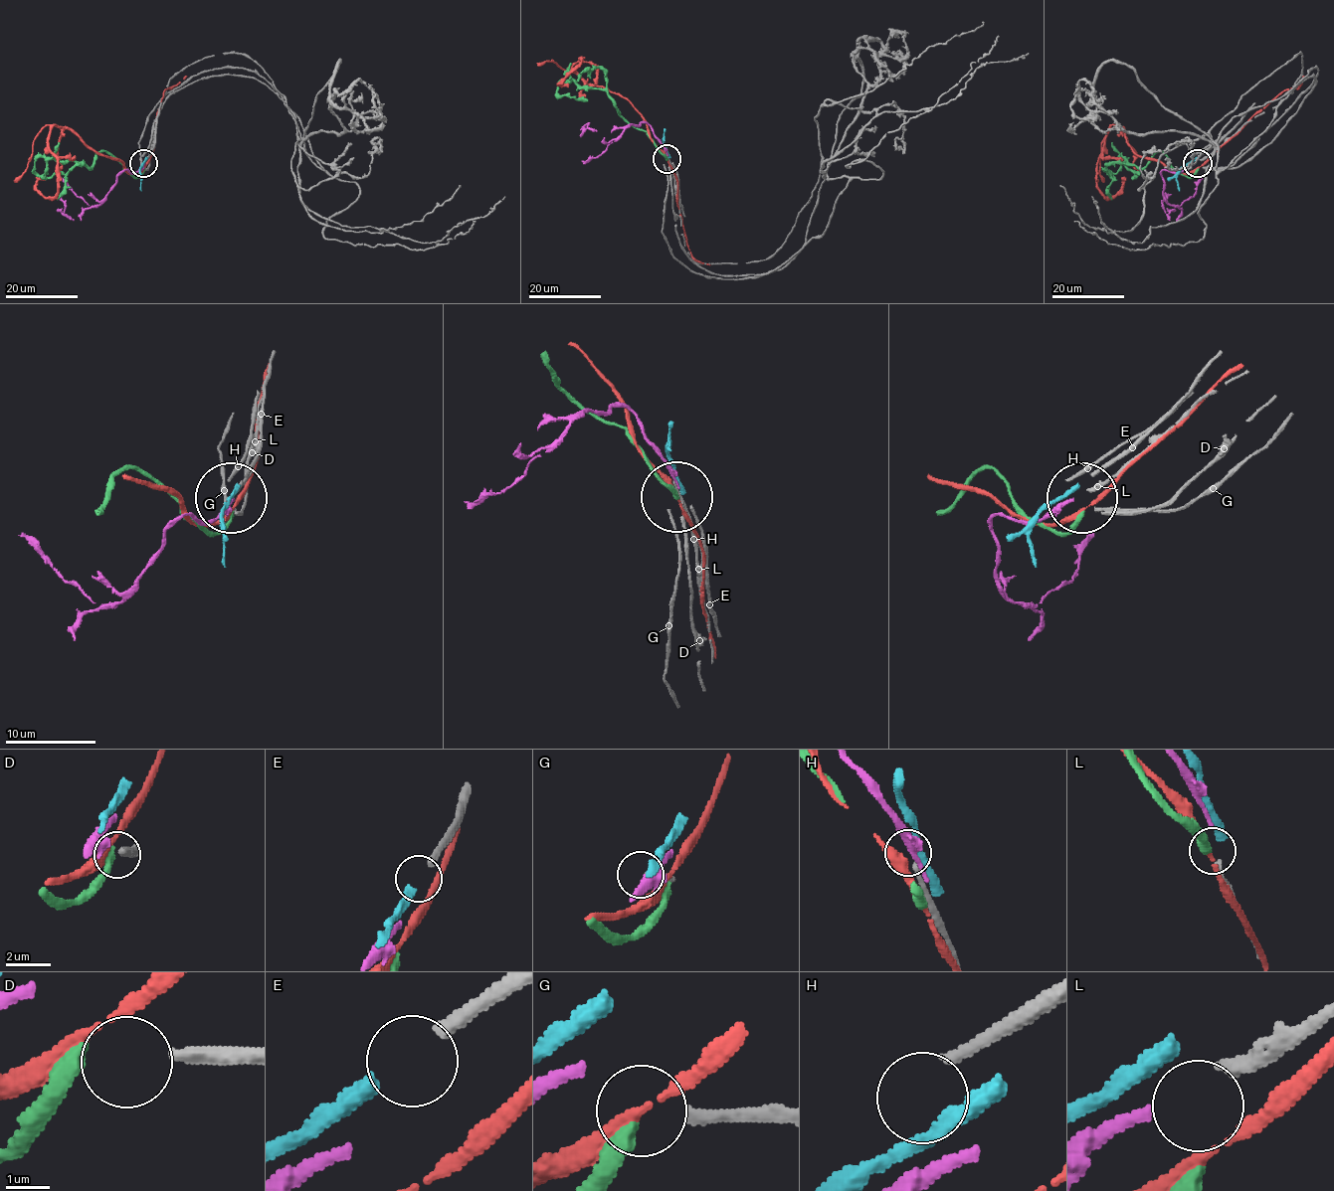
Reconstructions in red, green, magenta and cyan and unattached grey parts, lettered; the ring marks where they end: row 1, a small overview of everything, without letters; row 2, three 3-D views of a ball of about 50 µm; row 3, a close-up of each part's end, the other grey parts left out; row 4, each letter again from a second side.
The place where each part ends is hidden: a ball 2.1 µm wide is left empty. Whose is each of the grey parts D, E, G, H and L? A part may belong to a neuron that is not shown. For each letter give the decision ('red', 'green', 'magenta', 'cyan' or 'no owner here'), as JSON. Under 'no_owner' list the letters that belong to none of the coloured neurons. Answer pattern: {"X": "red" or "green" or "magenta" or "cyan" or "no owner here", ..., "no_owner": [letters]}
{"D": "green", "E": "cyan", "G": "no owner here", "H": "no owner here", "L": "magenta", "no_owner": ["G", "H"]}

